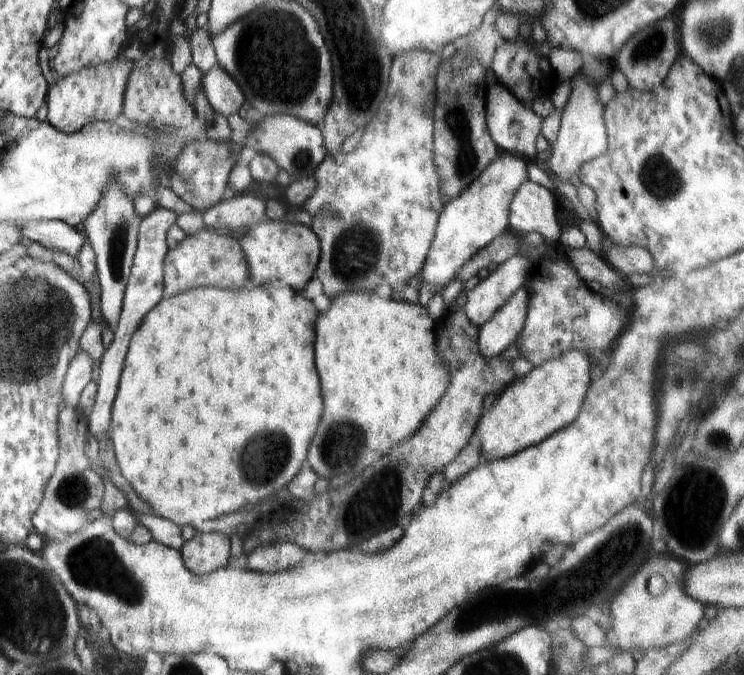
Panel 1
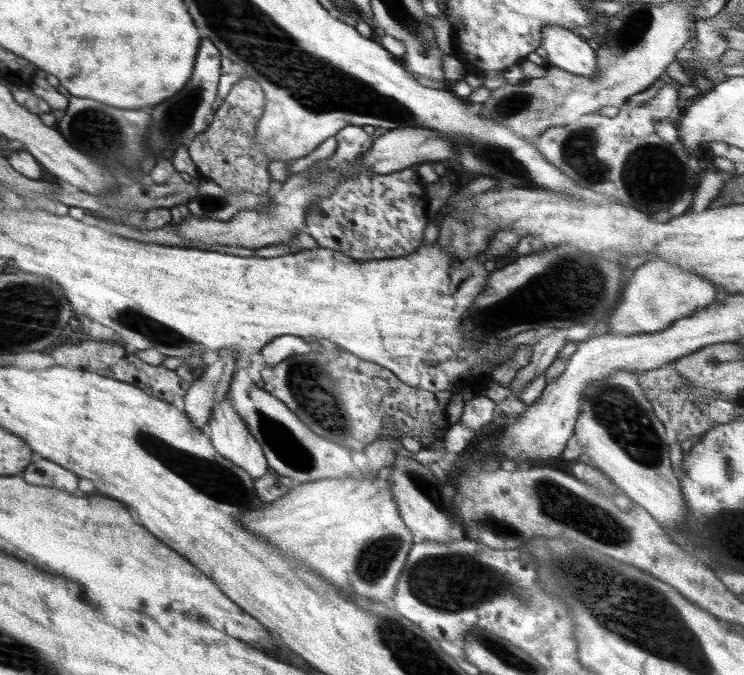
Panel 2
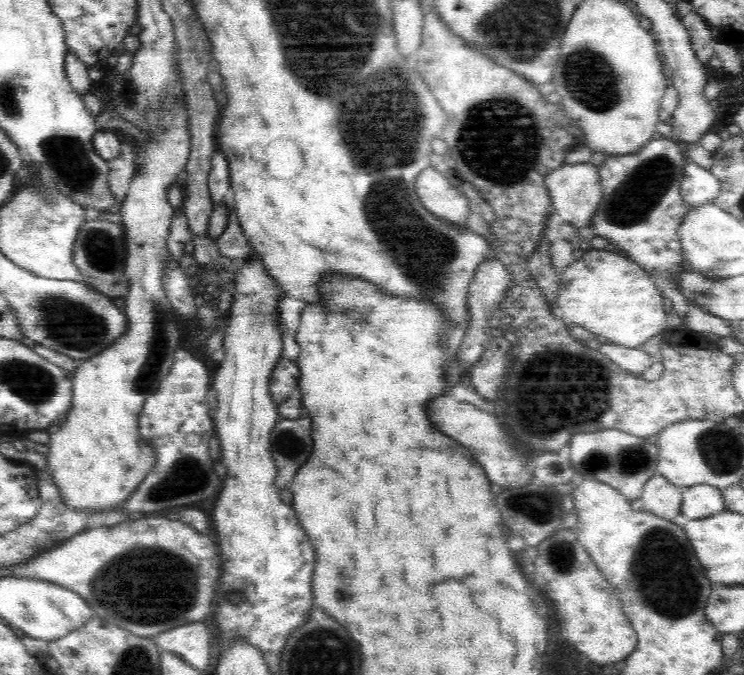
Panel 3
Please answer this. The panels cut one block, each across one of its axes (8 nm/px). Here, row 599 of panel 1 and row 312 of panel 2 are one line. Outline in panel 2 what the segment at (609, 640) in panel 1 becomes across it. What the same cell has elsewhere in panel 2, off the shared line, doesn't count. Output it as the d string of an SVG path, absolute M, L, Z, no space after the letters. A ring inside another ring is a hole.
M662 257L652 258L634 270L632 280L626 282L624 300L610 318L610 333L619 336L650 333L664 330L674 321L690 313L704 309L716 298L716 286L696 273L684 271L676 263L668 263Z

